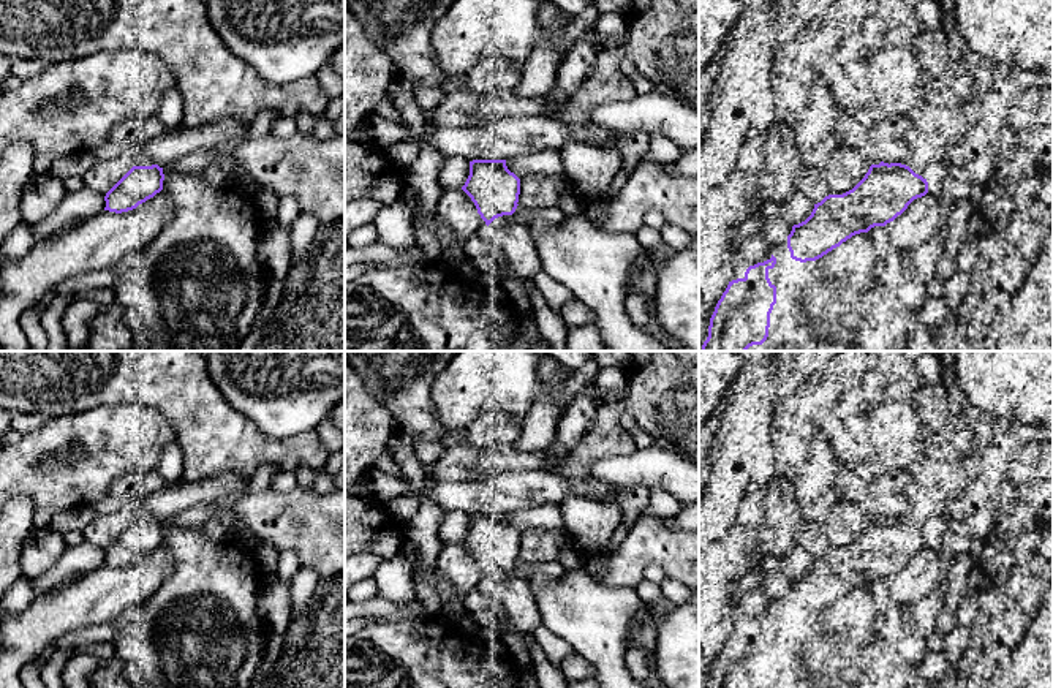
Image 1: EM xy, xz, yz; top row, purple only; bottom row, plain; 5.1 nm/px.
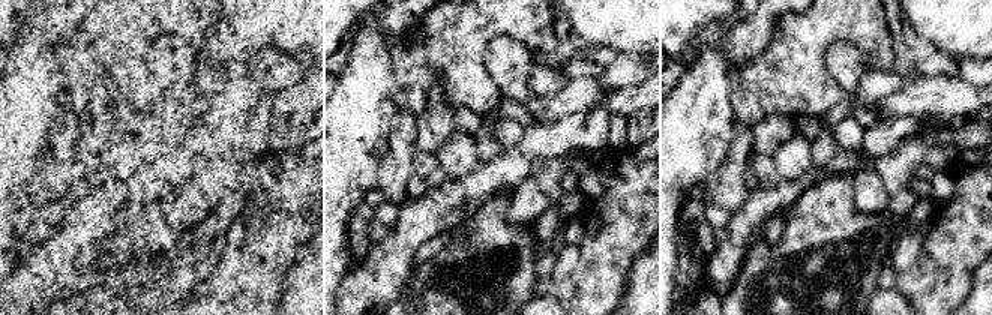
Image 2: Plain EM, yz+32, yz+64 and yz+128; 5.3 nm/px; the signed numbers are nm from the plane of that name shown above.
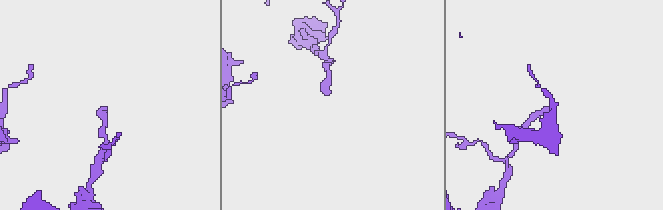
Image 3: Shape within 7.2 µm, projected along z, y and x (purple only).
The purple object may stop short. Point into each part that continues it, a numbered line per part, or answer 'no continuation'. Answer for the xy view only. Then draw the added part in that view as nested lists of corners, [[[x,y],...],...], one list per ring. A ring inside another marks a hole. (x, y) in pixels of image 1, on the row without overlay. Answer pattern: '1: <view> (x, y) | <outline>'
1: xy (141, 513) | [[[138,506],[133,512],[134,520],[152,520],[157,519],[145,506]]]

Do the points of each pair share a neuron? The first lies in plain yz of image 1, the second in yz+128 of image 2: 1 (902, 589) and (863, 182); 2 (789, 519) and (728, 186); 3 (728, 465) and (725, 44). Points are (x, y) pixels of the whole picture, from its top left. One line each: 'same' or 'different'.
1: same
2: same
3: different

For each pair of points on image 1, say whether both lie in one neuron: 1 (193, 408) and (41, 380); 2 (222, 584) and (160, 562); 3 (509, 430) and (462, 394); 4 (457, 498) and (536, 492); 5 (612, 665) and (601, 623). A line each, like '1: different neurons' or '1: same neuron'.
1: same neuron
2: different neurons
3: different neurons
4: same neuron
5: same neuron

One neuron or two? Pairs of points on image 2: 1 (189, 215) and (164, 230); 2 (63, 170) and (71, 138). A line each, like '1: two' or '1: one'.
1: two
2: one

